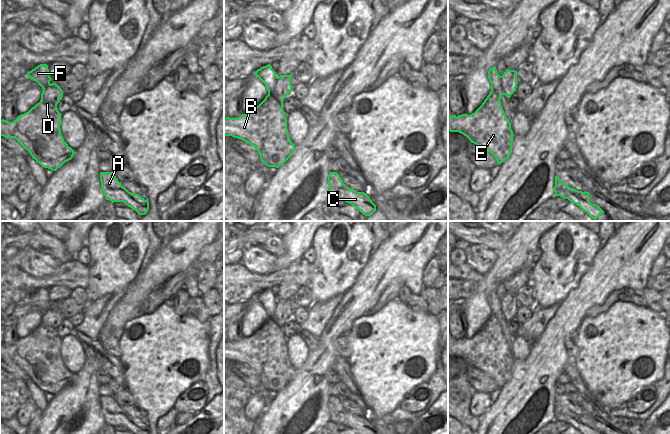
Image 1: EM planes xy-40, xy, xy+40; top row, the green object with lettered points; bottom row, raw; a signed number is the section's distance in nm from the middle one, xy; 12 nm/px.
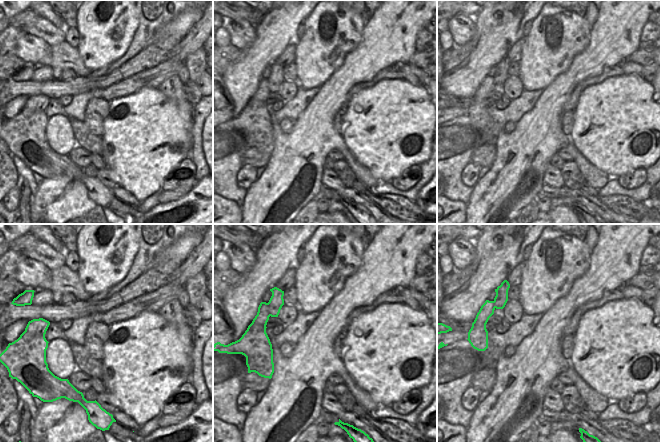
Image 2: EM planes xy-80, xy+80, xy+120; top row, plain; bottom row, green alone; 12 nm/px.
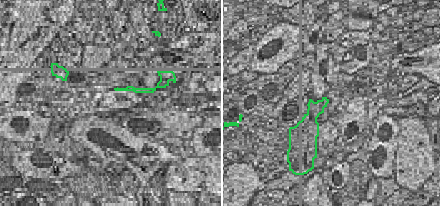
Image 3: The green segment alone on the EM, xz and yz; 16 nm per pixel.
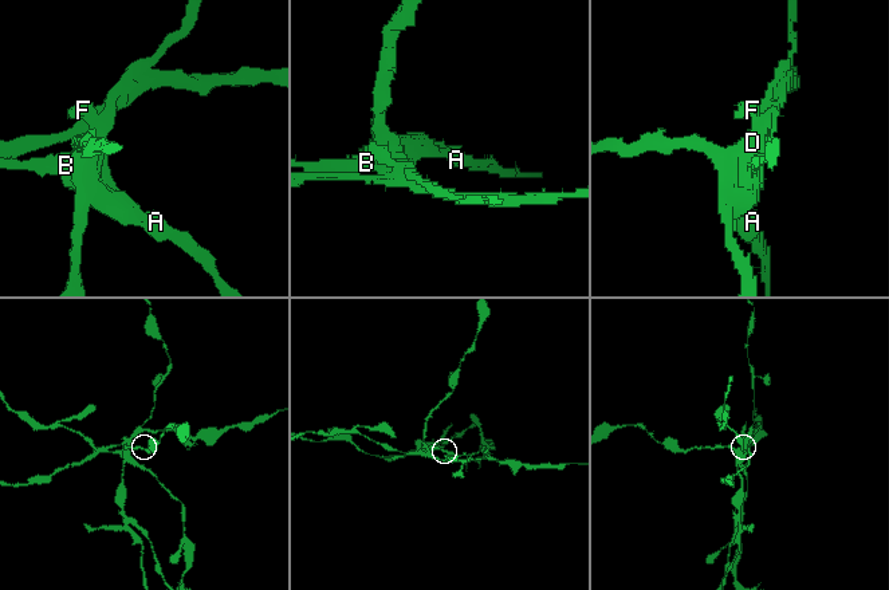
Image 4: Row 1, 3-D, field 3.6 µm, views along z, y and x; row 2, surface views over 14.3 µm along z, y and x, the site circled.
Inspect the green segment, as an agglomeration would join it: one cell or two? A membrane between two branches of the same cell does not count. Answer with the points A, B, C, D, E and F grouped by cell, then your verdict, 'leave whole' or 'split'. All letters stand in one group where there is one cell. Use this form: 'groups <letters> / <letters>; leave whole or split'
groups A B C D E / F; split

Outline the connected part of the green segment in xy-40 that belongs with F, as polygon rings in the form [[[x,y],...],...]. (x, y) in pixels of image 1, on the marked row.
[[[40,64],[28,72],[27,77],[36,81],[41,87],[50,85],[51,77],[47,64]]]

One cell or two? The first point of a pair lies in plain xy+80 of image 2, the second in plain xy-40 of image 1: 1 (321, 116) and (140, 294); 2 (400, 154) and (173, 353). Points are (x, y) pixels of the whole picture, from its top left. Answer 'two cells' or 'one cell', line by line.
1: one cell
2: one cell

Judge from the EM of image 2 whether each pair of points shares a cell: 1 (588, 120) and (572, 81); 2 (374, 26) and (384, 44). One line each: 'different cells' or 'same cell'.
1: different cells
2: same cell

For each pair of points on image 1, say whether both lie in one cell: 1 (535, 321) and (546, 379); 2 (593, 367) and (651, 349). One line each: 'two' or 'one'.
1: two
2: one

